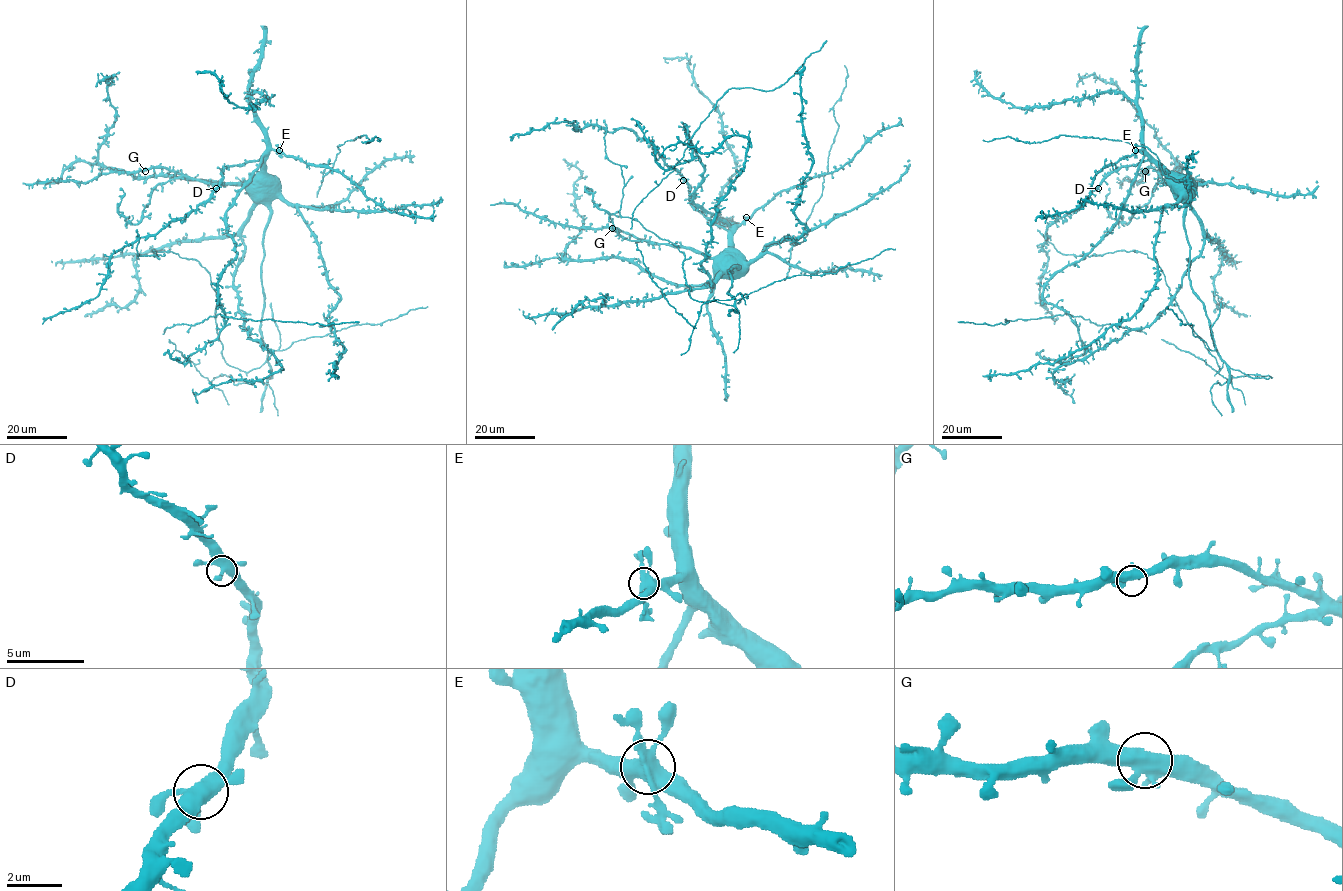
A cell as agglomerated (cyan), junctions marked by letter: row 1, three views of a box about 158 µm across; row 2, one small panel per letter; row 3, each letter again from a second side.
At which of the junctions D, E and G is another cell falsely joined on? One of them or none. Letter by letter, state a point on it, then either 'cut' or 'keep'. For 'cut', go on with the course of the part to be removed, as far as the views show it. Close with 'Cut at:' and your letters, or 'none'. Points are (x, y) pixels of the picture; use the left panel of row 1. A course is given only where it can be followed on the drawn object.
D: (216, 188) | keep
E: (279, 150) | cut
G: (145, 171) | keep
Cut at: E

